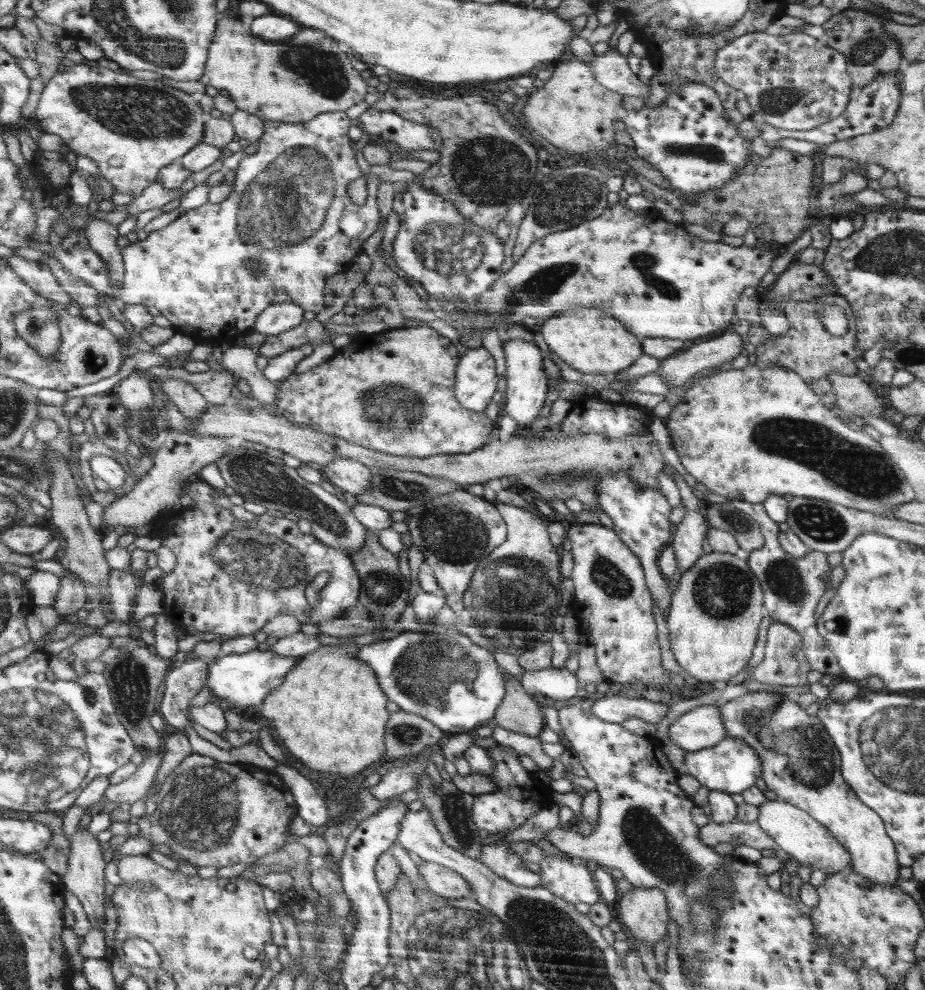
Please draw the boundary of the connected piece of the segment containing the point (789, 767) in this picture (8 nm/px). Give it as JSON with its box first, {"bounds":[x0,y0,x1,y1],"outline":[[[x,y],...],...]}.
{"bounds":[717,692,900,886],"outline":[[[754,692],[746,694],[734,700],[720,701],[717,704],[723,714],[724,725],[727,726],[727,737],[742,738],[751,748],[759,754],[763,762],[763,773],[760,776],[764,779],[768,790],[775,792],[778,799],[784,799],[796,807],[811,813],[816,821],[819,821],[831,834],[851,853],[852,864],[850,870],[860,876],[866,876],[872,880],[872,884],[880,886],[894,886],[898,880],[900,870],[898,849],[895,842],[891,840],[883,824],[883,817],[864,804],[856,796],[855,791],[843,779],[841,773],[840,756],[836,752],[835,743],[822,722],[816,716],[808,716],[802,708],[796,704],[784,700],[782,694],[772,692]]]}

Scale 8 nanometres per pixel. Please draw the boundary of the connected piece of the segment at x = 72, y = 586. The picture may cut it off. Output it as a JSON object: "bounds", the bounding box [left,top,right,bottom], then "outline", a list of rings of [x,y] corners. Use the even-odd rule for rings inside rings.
{"bounds":[53,569,89,617],"outline":[[[68,569],[68,572],[62,577],[62,588],[58,601],[53,606],[60,614],[66,617],[80,612],[89,600],[88,592],[82,579]]]}

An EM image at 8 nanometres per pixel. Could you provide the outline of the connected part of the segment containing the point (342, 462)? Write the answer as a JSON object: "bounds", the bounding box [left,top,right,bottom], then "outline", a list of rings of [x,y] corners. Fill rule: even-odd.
{"bounds":[322,458,374,498],"outline":[[[339,458],[322,466],[326,480],[345,493],[352,494],[358,498],[370,491],[371,480],[374,476],[370,468],[354,458]]]}

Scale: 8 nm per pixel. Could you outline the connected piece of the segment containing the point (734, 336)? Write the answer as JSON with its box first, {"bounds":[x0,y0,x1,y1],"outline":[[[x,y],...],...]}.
{"bounds":[657,330,743,389],"outline":[[[729,330],[712,340],[688,348],[686,352],[679,351],[668,356],[660,362],[657,372],[668,389],[676,388],[704,368],[720,367],[724,362],[733,361],[743,351],[743,340],[740,334]]]}

